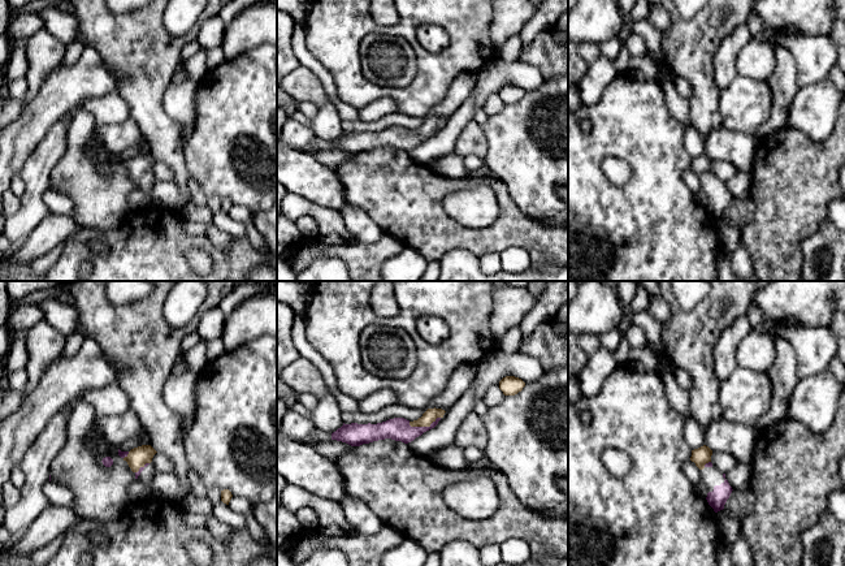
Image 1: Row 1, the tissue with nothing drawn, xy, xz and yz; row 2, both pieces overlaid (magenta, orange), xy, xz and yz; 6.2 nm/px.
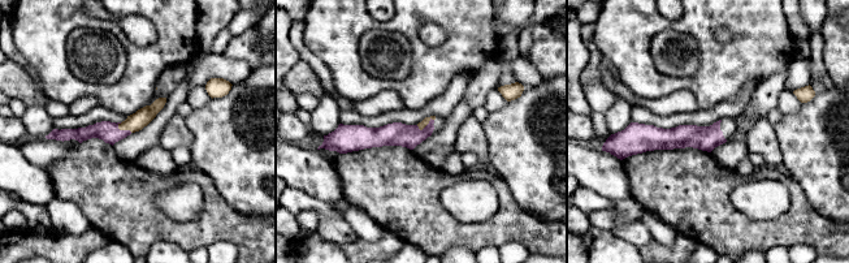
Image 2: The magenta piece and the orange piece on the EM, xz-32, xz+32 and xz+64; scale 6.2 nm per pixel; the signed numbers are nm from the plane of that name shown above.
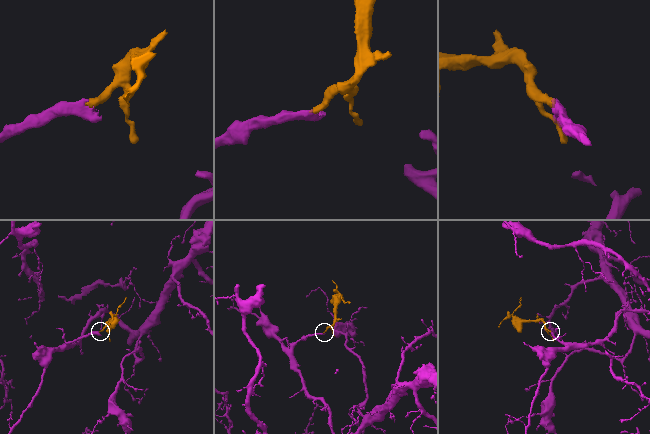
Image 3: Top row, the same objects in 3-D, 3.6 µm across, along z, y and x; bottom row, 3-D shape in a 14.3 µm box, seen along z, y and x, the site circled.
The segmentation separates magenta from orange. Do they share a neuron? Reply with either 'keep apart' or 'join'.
join

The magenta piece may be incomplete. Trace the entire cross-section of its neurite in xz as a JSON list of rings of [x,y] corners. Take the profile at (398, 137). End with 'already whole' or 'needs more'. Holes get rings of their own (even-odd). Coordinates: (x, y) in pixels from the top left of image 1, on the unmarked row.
[[[428,117],[421,126],[410,130],[404,126],[394,126],[377,133],[344,133],[332,142],[332,148],[360,155],[378,148],[391,147],[408,152],[424,141],[434,137],[443,126],[445,118]]]; needs more

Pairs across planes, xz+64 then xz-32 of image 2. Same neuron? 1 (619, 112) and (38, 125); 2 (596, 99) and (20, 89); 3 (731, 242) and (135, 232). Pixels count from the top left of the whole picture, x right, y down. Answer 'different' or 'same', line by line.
1: same
2: different
3: same

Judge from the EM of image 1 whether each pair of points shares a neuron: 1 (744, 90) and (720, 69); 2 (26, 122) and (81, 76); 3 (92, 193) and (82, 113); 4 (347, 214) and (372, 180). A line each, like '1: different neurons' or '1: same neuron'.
1: different neurons
2: same neuron
3: same neuron
4: different neurons

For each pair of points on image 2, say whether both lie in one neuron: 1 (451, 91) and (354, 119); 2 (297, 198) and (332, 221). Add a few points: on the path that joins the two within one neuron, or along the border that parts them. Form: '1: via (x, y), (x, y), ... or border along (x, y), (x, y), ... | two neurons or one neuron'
1: via (429, 111), (419, 116), (390, 116), (378, 120) | one neuron
2: via (306, 203), (315, 205), (323, 212) | one neuron

